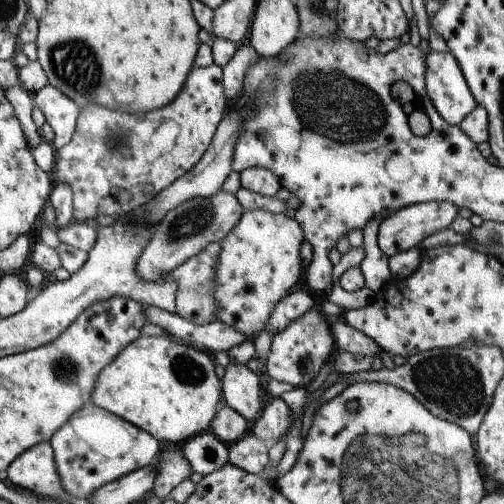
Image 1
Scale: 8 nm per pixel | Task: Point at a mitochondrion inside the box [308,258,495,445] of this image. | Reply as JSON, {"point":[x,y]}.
{"point":[455,384]}

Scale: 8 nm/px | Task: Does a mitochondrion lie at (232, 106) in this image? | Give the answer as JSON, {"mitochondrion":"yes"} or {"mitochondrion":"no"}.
{"mitochondrion":"no"}

